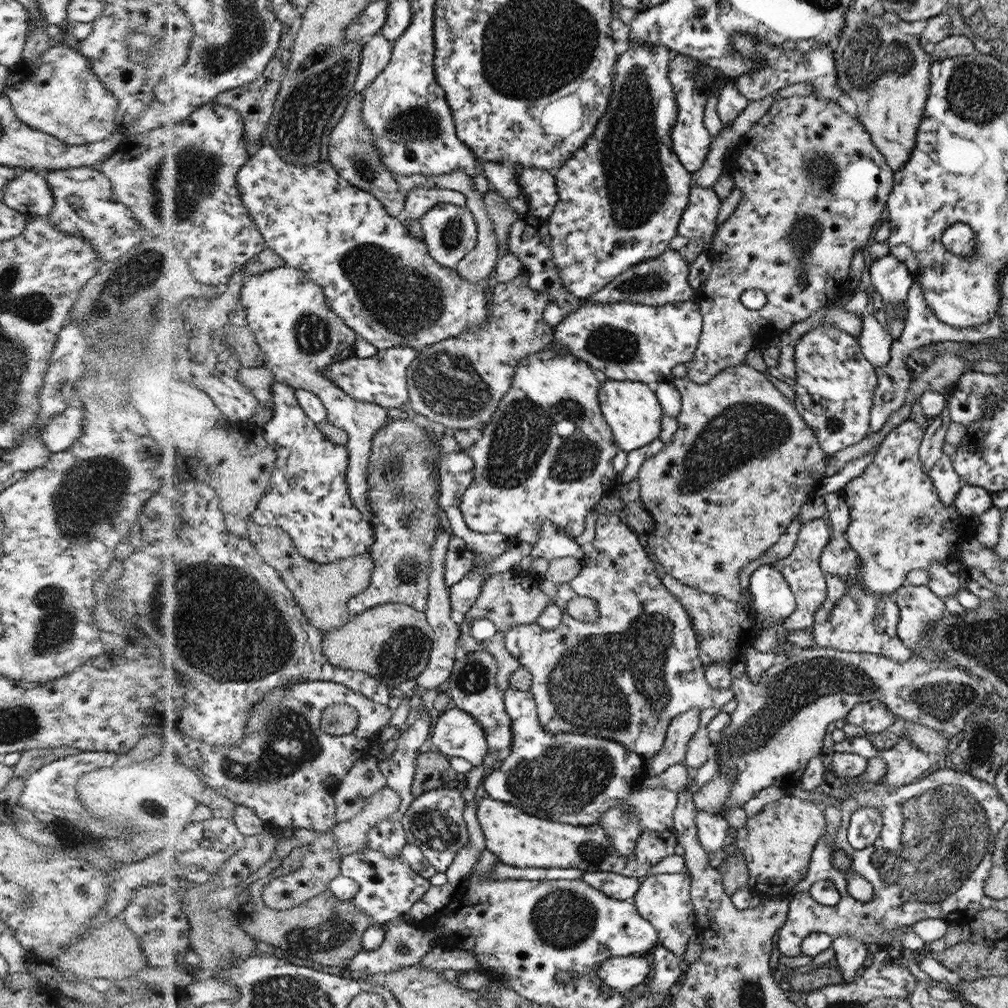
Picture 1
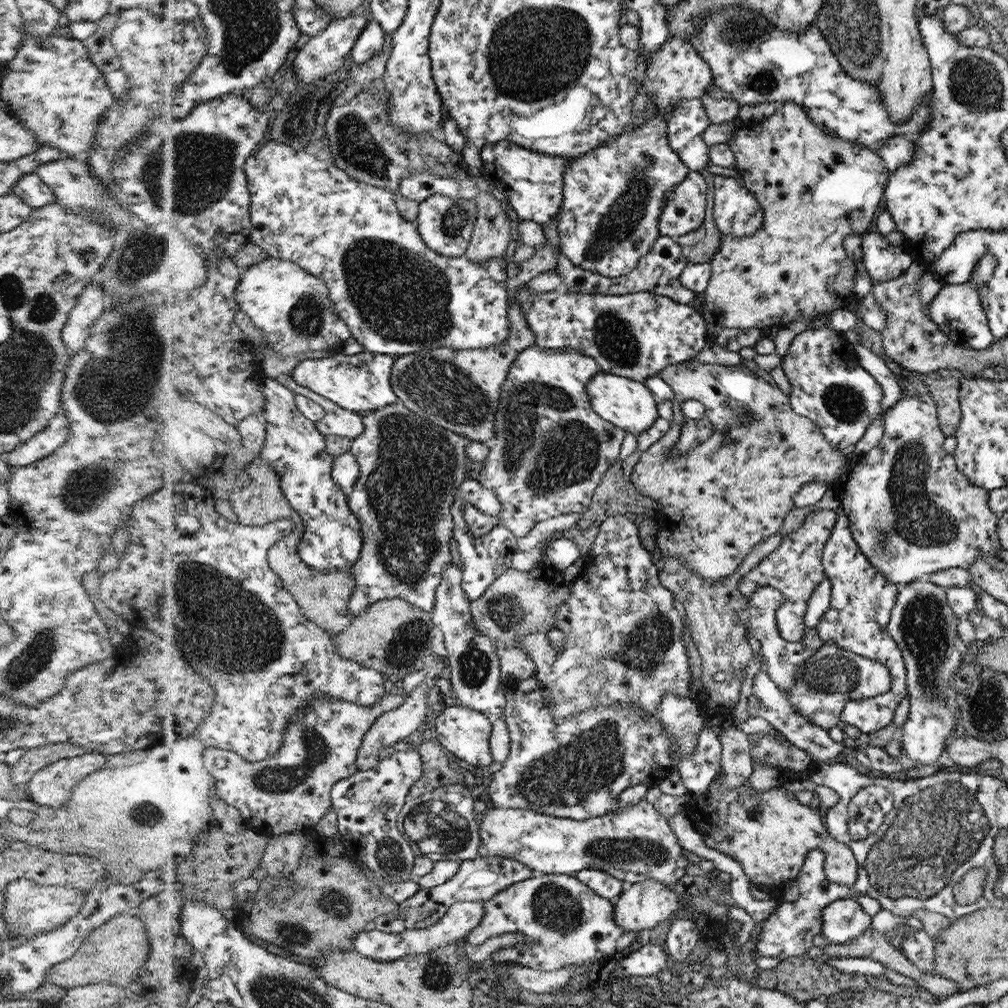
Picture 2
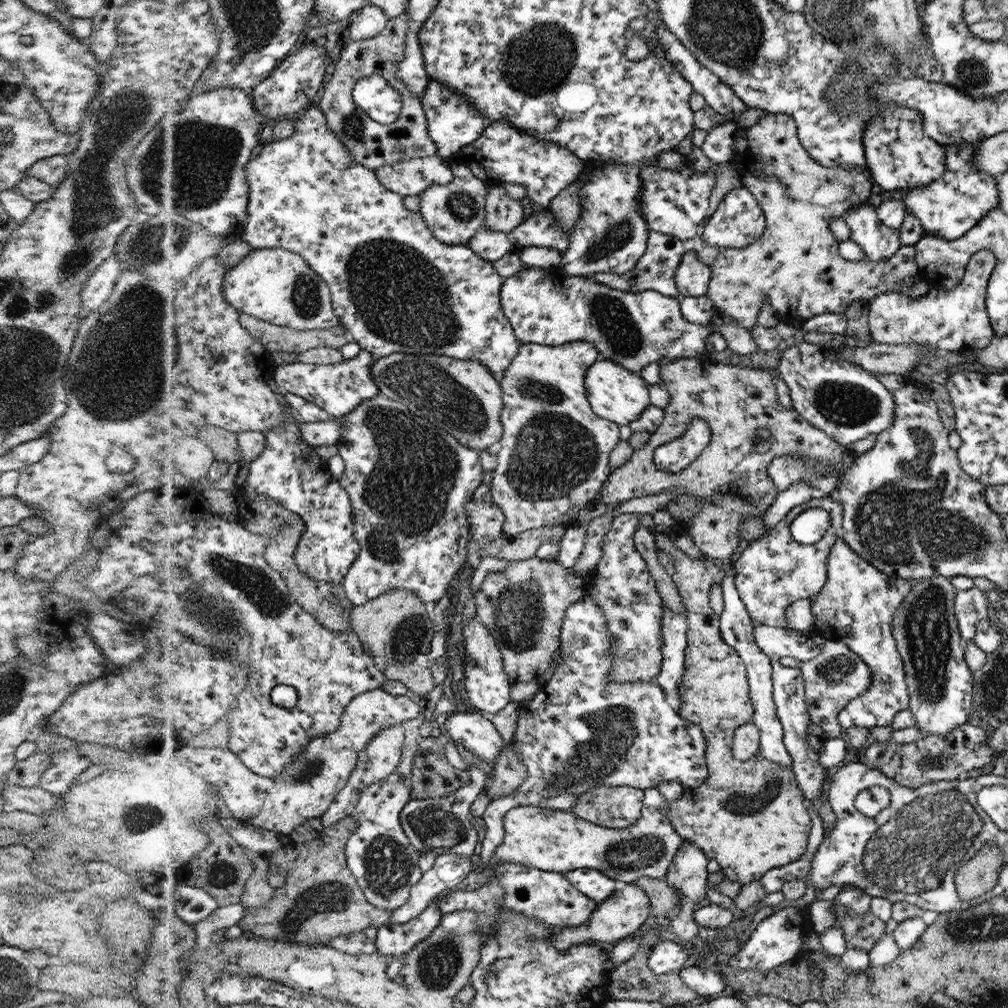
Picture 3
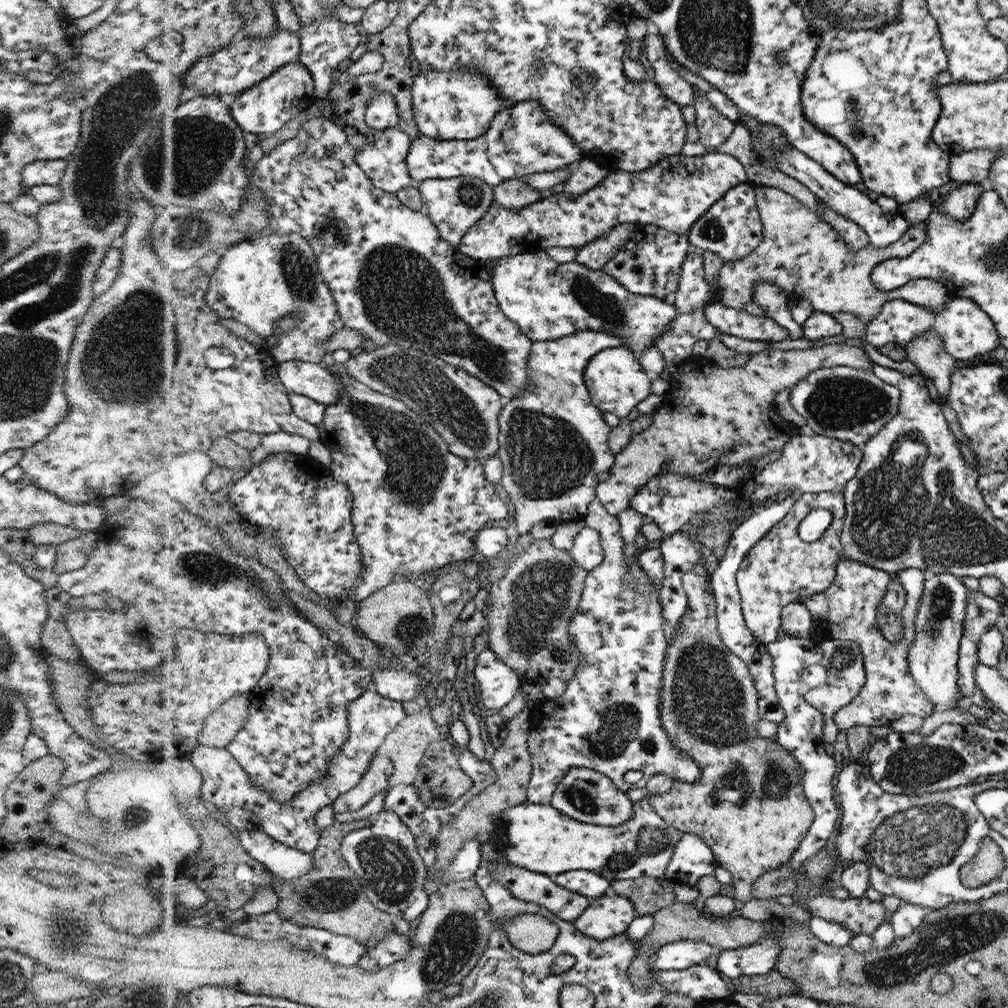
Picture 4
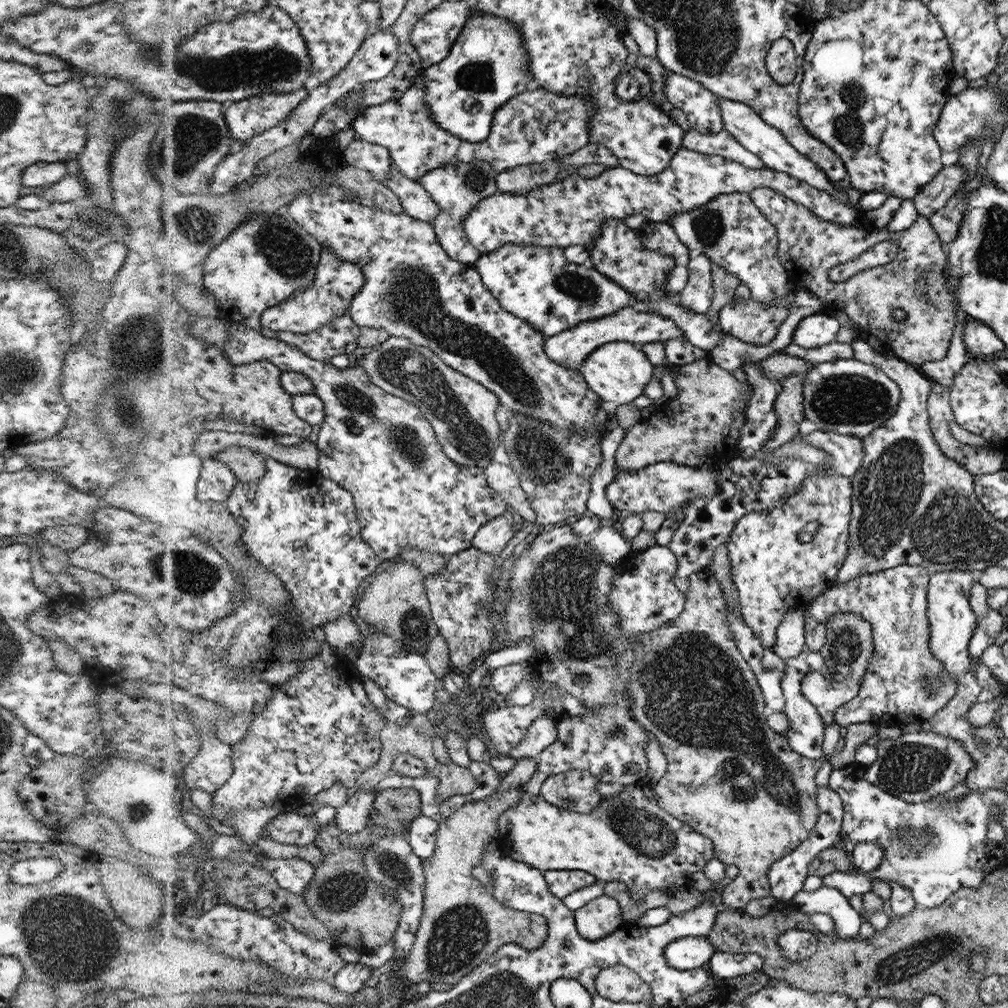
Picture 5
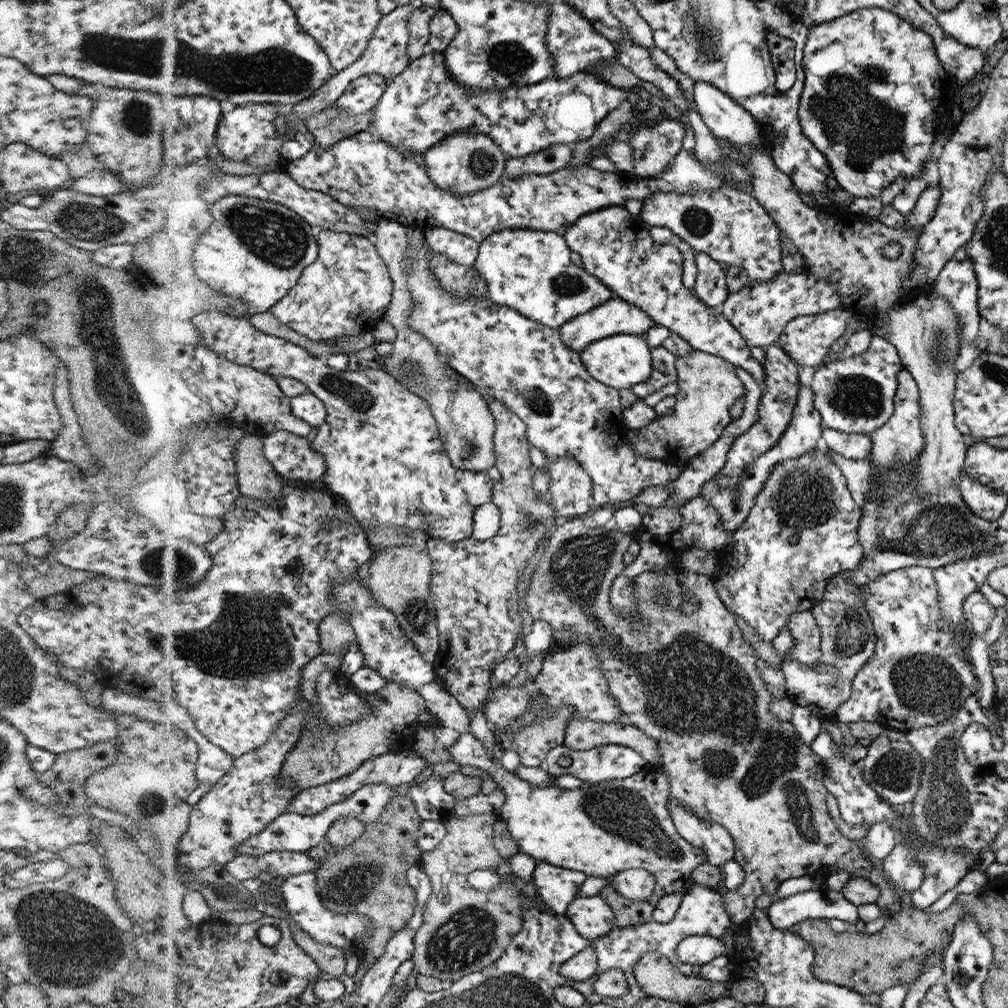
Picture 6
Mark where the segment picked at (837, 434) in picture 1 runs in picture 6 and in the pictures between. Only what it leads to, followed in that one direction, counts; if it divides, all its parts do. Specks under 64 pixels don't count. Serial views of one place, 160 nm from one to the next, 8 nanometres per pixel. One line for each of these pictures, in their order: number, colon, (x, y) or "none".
2: (829, 386)
3: (839, 397)
4: (848, 404)
5: (847, 396)
6: (856, 395)

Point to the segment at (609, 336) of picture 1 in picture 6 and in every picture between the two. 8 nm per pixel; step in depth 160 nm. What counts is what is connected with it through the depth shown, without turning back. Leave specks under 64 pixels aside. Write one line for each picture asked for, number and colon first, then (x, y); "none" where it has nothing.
2: (636, 335)
3: (548, 307)
4: (548, 300)
5: (539, 284)
6: (531, 271)

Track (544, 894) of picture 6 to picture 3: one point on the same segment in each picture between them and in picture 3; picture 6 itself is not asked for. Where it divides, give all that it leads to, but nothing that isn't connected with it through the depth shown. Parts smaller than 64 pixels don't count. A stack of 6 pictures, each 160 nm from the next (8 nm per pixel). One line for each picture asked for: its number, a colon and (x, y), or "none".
3: (597, 886)
4: (584, 882)
5: (562, 883)

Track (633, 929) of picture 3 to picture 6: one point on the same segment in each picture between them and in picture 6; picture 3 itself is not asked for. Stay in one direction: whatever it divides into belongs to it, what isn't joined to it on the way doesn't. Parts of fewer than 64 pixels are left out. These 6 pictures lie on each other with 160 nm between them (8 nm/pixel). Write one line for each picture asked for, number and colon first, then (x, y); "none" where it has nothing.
4: (612, 915)
5: (603, 916)
6: (592, 917)

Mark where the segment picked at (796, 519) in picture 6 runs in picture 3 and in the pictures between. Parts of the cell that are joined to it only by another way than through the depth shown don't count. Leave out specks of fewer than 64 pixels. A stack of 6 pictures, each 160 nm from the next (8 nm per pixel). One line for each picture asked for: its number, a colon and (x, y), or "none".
3: (771, 572)
4: (781, 568)
5: (774, 572)

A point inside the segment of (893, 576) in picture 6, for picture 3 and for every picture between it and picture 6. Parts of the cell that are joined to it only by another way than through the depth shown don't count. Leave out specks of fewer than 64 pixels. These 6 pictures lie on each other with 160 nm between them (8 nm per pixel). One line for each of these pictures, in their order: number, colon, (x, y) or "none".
3: (856, 606)
4: (846, 610)
5: (905, 683)

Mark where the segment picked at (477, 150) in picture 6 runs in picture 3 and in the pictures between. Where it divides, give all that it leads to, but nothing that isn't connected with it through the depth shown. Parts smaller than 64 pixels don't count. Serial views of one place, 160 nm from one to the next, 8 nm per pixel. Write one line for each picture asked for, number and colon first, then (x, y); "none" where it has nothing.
3: (455, 212)
4: (454, 204)
5: (456, 187)

